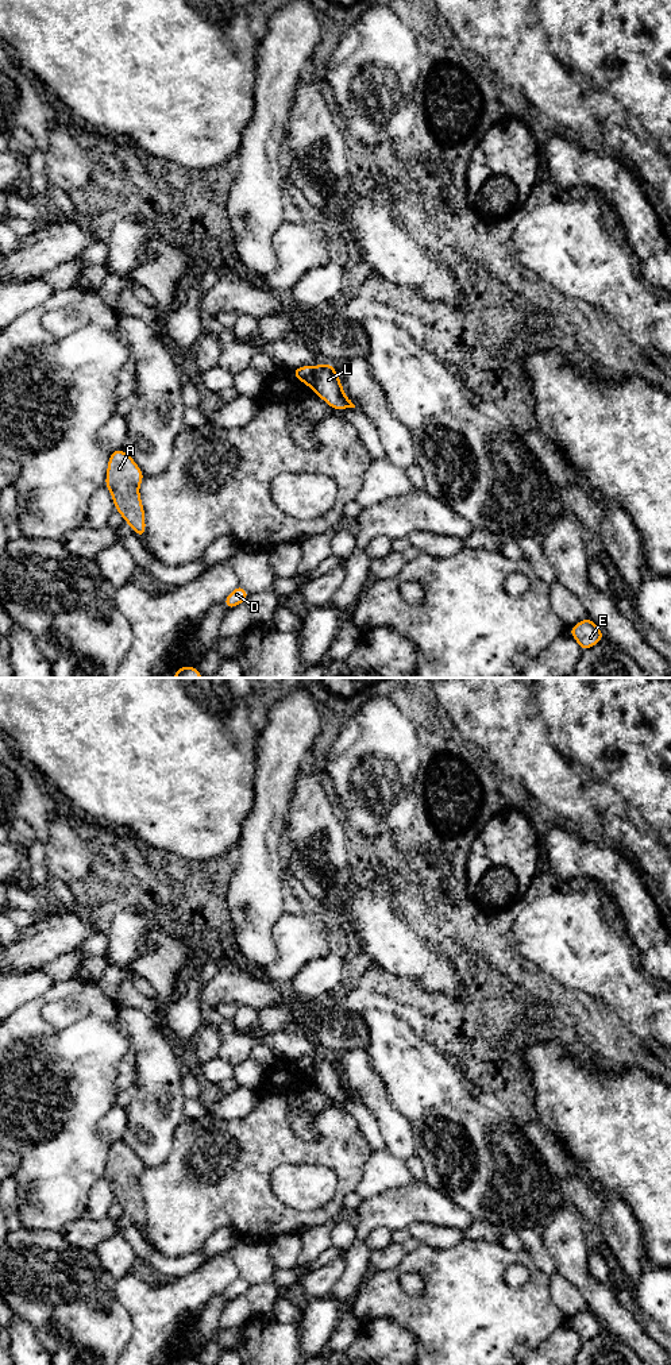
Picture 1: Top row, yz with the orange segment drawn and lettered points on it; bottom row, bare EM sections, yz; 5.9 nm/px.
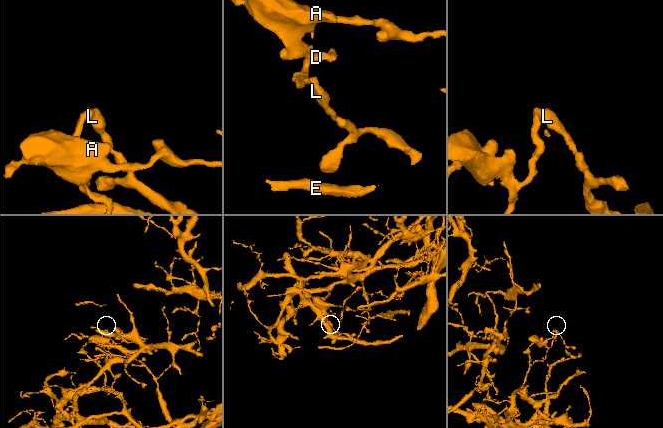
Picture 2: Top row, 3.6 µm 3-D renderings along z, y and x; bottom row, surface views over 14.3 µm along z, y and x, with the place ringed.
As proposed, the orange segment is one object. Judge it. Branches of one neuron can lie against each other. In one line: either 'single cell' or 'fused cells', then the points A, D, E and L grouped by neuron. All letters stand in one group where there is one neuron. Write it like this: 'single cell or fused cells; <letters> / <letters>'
fused cells; A D / E L

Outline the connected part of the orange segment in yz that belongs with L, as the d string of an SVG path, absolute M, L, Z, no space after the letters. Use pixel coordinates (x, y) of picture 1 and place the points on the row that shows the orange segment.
M321 362L316 367L312 389L324 402L338 412L355 408L351 400L346 396L335 367L327 362Z

